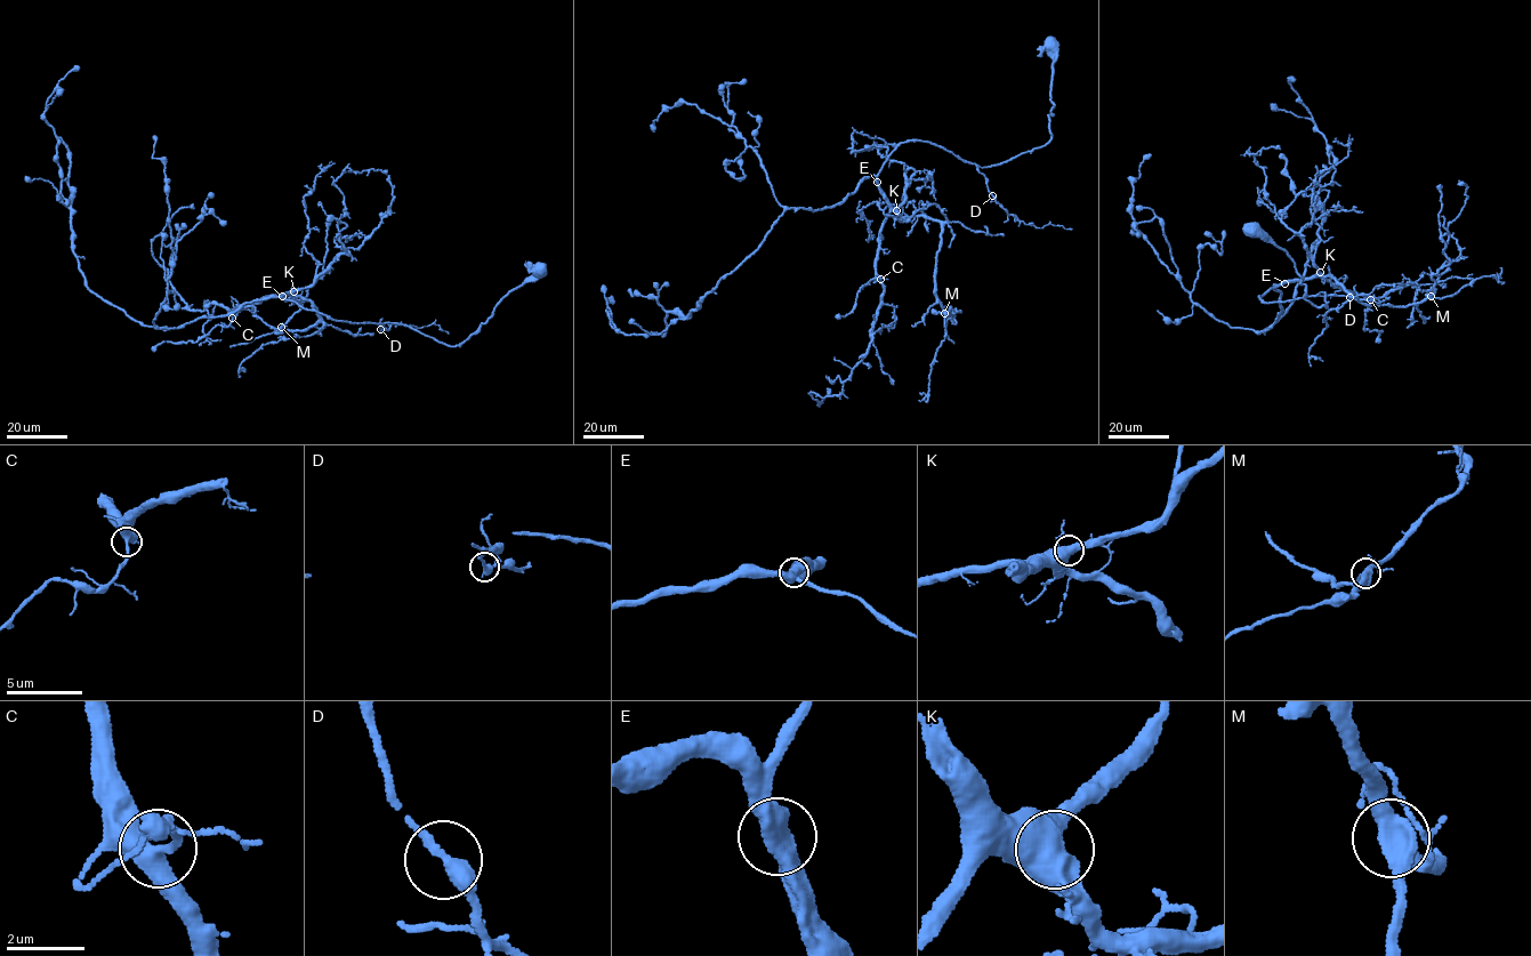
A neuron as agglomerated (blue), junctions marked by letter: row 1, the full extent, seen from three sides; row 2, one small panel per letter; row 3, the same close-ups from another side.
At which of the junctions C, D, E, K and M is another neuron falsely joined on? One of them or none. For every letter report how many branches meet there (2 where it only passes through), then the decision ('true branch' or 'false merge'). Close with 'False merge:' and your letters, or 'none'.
C: 3 | true branch
D: 2 | true branch
E: 2 | true branch
K: 2 | true branch
M: 3 | true branch
False merge: none

